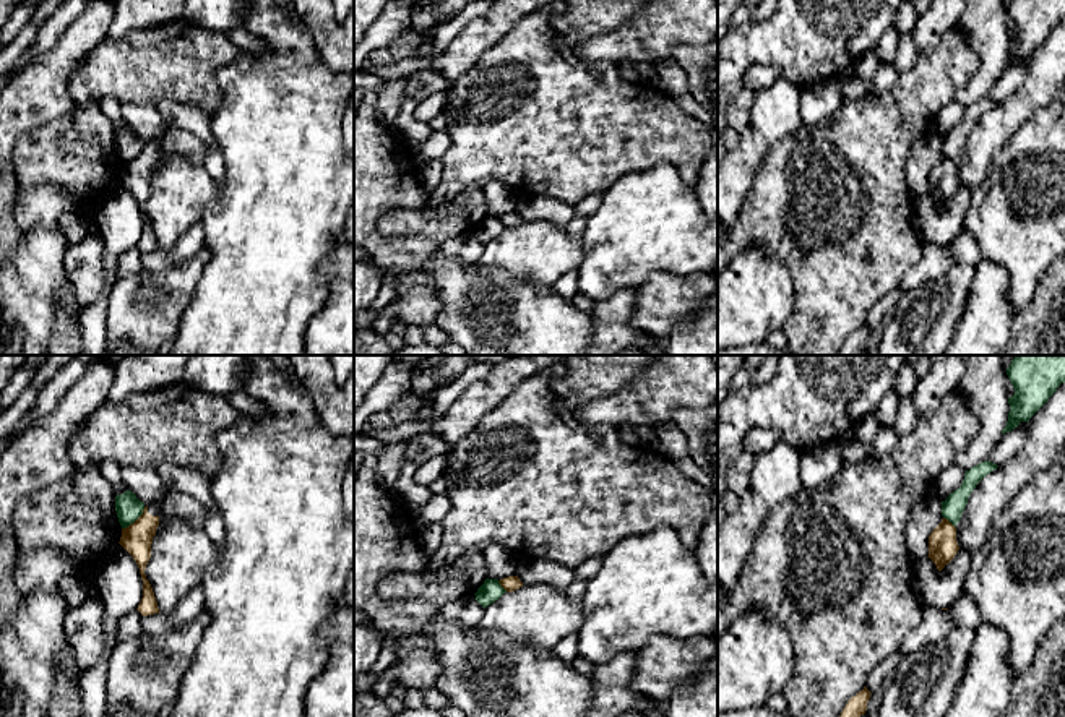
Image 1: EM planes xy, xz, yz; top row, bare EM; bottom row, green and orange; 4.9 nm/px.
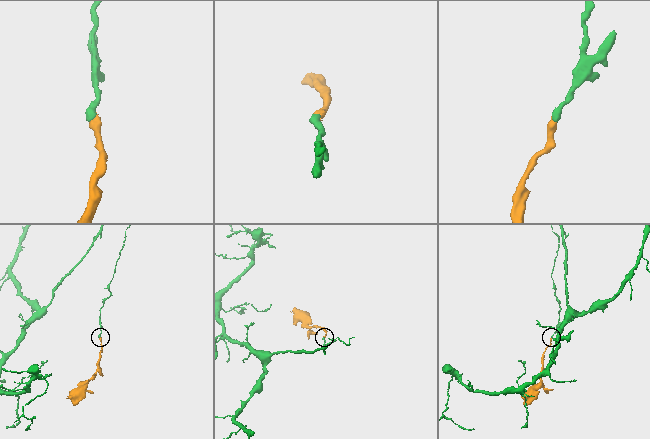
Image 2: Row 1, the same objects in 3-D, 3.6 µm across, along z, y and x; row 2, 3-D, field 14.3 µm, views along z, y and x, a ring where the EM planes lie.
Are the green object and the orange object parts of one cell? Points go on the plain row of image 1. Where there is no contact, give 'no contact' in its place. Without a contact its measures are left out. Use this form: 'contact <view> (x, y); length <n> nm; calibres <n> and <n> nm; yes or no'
contact xy (135, 156); length 170 nm; calibres 130 and 150 nm; no

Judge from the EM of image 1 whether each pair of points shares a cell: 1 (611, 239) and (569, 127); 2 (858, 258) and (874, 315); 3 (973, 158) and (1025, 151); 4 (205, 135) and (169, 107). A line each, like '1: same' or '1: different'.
1: different
2: different
3: different
4: same

